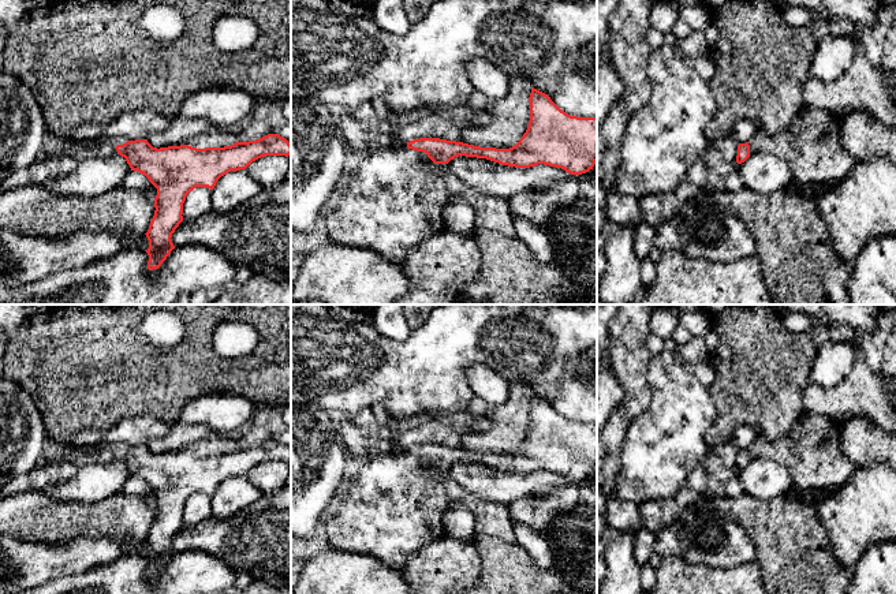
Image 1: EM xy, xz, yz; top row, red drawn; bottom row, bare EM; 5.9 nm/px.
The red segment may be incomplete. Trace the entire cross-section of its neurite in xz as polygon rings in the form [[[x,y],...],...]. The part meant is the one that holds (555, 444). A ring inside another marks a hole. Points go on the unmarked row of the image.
[[[531,395],[530,403],[530,427],[526,438],[519,448],[509,455],[479,453],[463,448],[447,447],[440,444],[419,444],[407,448],[406,453],[382,453],[367,459],[358,478],[352,482],[348,493],[344,496],[337,512],[325,523],[324,530],[331,545],[331,549],[348,553],[362,553],[376,557],[385,567],[402,571],[406,561],[423,546],[430,542],[444,538],[445,530],[443,523],[444,513],[451,505],[458,501],[474,515],[474,537],[488,535],[500,542],[516,543],[508,505],[500,505],[492,501],[482,500],[478,496],[459,487],[448,474],[436,481],[428,477],[422,464],[429,463],[434,470],[448,470],[459,462],[486,464],[501,471],[515,474],[530,474],[538,470],[561,474],[571,481],[582,481],[593,475],[597,468],[597,423],[578,423],[561,416],[548,400]]]

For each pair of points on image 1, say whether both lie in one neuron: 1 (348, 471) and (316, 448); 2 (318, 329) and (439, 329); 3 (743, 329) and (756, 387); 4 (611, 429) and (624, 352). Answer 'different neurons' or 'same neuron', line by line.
1: different neurons
2: same neuron
3: same neuron
4: same neuron

